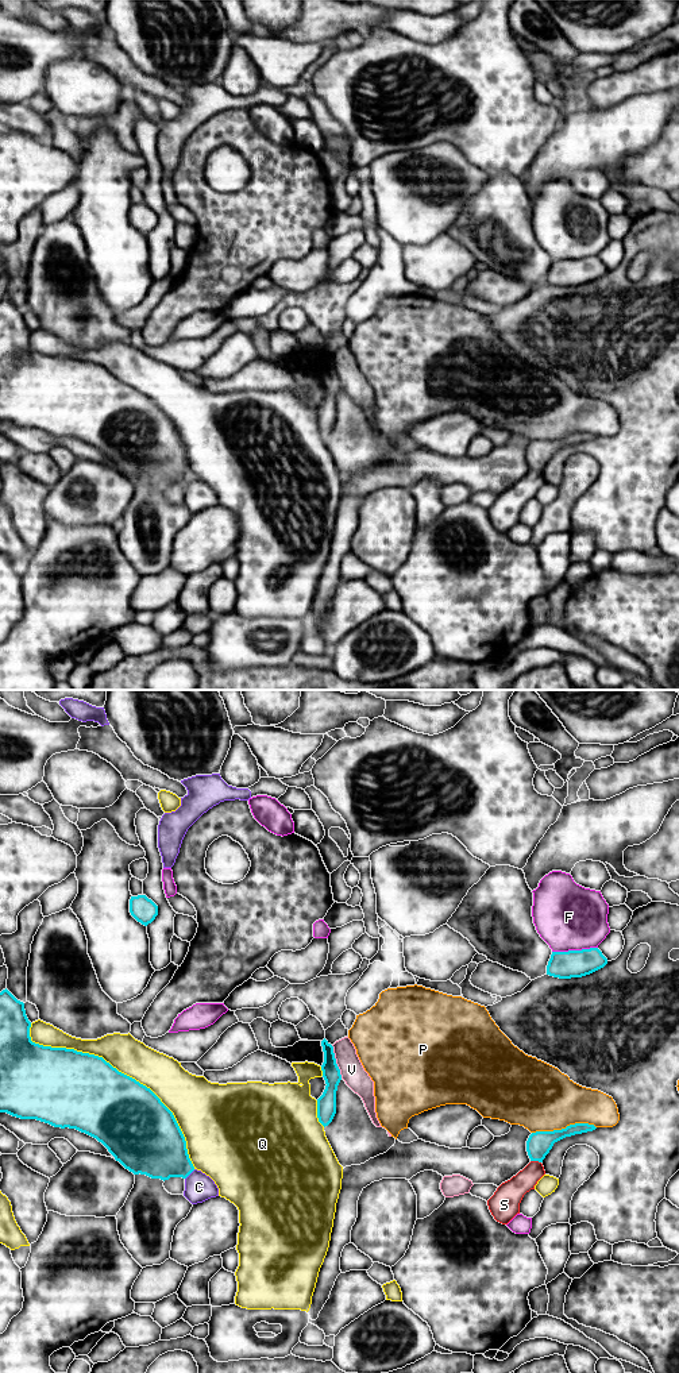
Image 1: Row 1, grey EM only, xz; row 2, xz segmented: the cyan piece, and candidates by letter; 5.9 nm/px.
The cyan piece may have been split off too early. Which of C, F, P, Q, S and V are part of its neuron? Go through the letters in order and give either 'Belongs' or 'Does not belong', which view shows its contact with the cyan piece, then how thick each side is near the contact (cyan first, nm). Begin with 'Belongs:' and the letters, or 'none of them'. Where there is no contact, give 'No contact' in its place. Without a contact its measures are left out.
Belongs: none of them
C: Does not belong. Touches cyan in xz. Thickness 340 nm (cyan) against 170 nm
F: Does not belong. Touches cyan in xz. Thickness 160 nm (cyan) against 400 nm
P: Does not belong. Touches cyan in xz. Thickness 150 nm (cyan) against 400 nm
Q: Does not belong. Touches cyan in xz. Thickness 440 nm (cyan) against 220 nm
S: Does not belong. Touches cyan in xz. Thickness 150 nm (cyan) against 150 nm
V: Does not belong. Touches cyan in xz. Thickness 110 nm (cyan) against 140 nm

